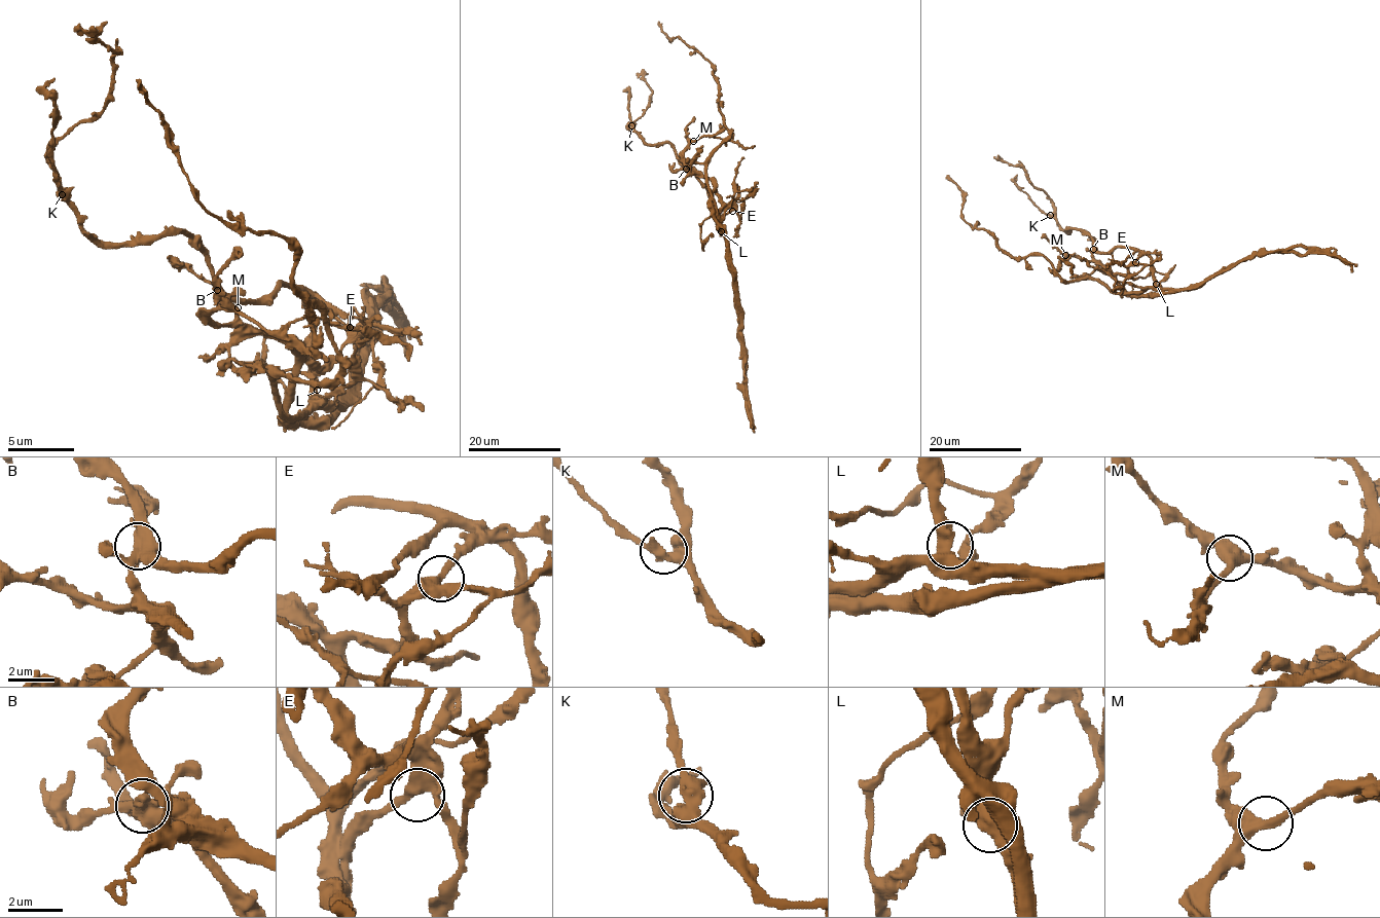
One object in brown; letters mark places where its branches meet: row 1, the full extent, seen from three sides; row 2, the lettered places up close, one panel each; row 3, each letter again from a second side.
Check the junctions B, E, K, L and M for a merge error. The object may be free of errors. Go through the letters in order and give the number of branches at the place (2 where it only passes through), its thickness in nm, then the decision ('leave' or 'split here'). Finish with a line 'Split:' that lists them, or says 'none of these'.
B: 4 | 480 nm | split here
E: 3 | 380 nm | leave
K: 3 | 340 nm | leave
L: 2 | 600 nm | leave
M: 3 | 400 nm | leave
Split: B

